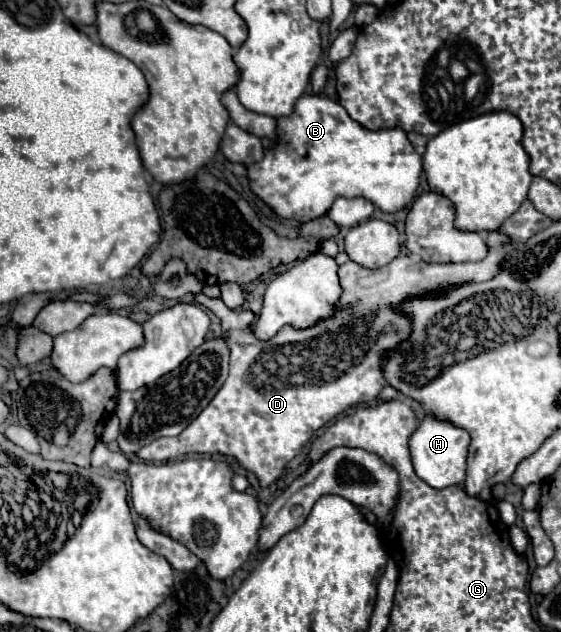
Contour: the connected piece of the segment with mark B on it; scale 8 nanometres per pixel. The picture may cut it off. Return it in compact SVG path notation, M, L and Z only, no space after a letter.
M303 95L289 117L277 119L277 143L273 149L265 149L259 163L245 165L251 191L271 207L281 219L293 219L297 223L307 223L323 217L337 197L365 197L381 211L393 213L409 205L415 197L421 157L415 153L403 129L363 129L357 121L351 121L347 111L327 97Z

